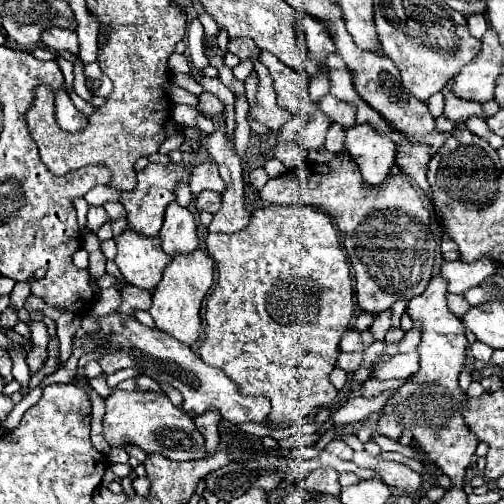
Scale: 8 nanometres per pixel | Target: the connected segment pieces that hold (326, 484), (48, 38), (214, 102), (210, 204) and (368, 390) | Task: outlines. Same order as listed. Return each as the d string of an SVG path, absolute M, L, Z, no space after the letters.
M317 468L313 470L305 480L299 482L303 490L319 490L331 496L339 496L341 484L339 484L339 472L335 468Z
M51 28L47 32L43 32L41 42L51 48L51 50L67 50L71 54L79 54L79 40L77 34L71 30L63 30L63 28Z
M203 92L201 96L199 96L199 114L203 114L205 118L213 118L213 116L217 116L219 112L223 112L223 102L219 100L219 98L215 98L213 94L209 94L209 92Z
M203 190L203 192L199 192L195 196L197 212L211 212L211 214L215 214L219 210L219 202L221 202L221 194L217 194L217 192Z
M371 378L371 380L367 380L365 384L363 384L363 388L361 388L361 396L363 398L375 398L375 396L379 396L379 394L383 394L385 390L397 389L403 384L405 384L405 380L375 380L375 378Z

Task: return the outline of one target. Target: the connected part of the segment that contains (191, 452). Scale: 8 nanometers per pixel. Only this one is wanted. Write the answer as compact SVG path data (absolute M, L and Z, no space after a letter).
M113 388L105 398L103 436L113 448L135 444L147 454L161 454L169 460L199 460L205 458L205 440L193 420L181 412L165 394L155 392L127 392Z

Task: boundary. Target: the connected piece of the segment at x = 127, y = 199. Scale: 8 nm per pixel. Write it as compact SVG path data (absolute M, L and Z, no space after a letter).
M179 162L179 164L149 164L147 168L143 168L141 172L137 172L137 186L131 190L131 192L123 192L121 196L121 202L123 206L127 208L127 224L131 230L139 232L141 236L149 236L149 238L155 238L161 230L161 224L163 224L163 214L165 214L165 208L171 200L175 200L175 184L179 180L189 180L189 172L191 172L191 166Z

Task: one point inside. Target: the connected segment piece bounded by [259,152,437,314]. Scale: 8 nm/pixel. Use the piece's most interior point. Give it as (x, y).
(386, 233)

